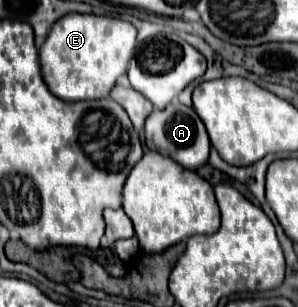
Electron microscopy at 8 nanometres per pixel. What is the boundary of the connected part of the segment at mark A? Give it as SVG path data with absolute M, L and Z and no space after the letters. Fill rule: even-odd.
M173 100L163 110L153 110L153 114L145 122L145 142L153 142L157 152L173 158L187 170L197 170L199 166L203 166L211 150L211 142L209 142L205 124L197 116L197 112L189 106L183 106L177 100Z

